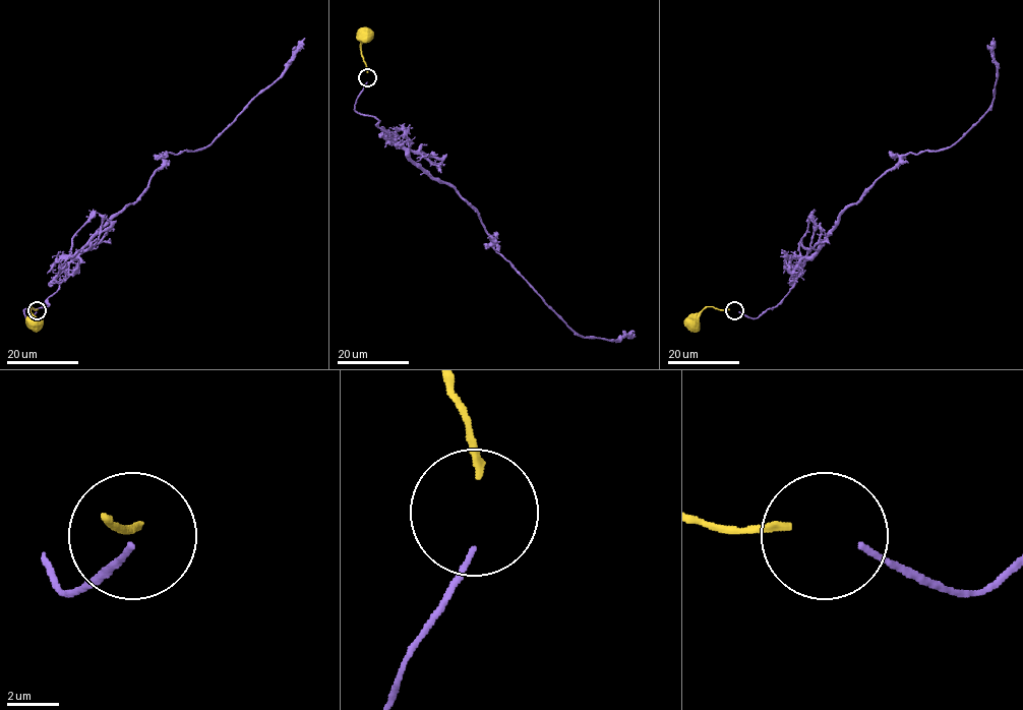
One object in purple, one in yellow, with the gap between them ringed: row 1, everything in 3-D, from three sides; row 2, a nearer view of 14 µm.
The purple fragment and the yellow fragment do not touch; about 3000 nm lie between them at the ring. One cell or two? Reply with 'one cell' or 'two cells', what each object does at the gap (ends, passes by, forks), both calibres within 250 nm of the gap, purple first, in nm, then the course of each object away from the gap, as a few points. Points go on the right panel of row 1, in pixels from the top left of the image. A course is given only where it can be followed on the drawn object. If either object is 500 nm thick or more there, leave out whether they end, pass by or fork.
one cell; purple ends; yellow ends; calibres 220 and 320 nm; course purple (738, 311), (755, 318), (777, 305), (839, 215), (903, 156), (948, 149), (979, 120), (994, 100), (993, 38); course yellow (729, 309), (705, 306), (691, 322)

